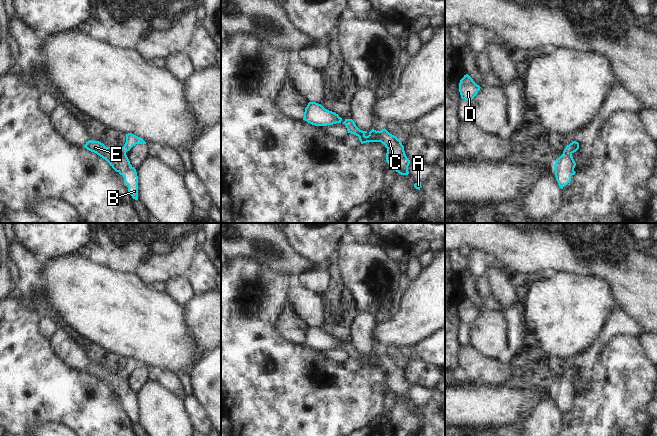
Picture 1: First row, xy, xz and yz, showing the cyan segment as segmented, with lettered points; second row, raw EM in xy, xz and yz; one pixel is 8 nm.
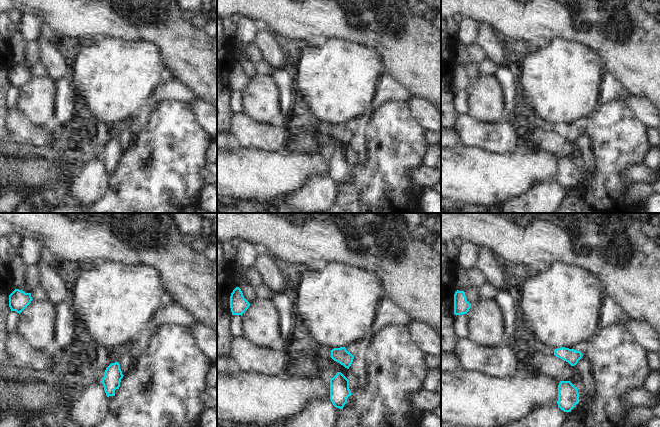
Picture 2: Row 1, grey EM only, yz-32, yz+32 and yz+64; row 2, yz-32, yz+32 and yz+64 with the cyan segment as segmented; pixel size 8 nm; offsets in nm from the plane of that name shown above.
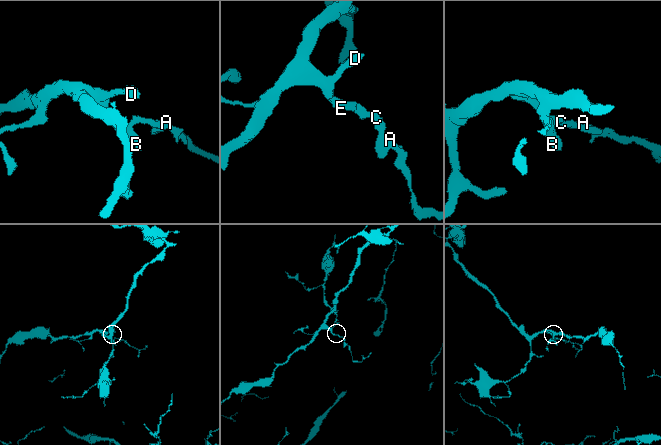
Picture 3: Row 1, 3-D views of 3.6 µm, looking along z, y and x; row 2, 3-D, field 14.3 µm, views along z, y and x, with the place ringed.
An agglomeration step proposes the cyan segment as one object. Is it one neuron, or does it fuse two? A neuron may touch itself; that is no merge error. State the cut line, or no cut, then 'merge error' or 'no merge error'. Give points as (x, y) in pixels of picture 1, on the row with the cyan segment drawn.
cut none; no merge error

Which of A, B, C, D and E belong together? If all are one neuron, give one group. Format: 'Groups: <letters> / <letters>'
Groups: A B C D E.

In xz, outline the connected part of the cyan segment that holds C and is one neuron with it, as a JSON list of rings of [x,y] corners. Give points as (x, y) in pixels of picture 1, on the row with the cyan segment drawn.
[[[345,119],[344,123],[348,133],[359,137],[361,144],[369,142],[381,142],[387,148],[386,161],[396,172],[401,175],[408,175],[410,160],[407,158],[404,146],[394,135],[390,134],[385,128],[381,131],[372,129],[369,135],[367,131],[360,130],[352,119]]]

